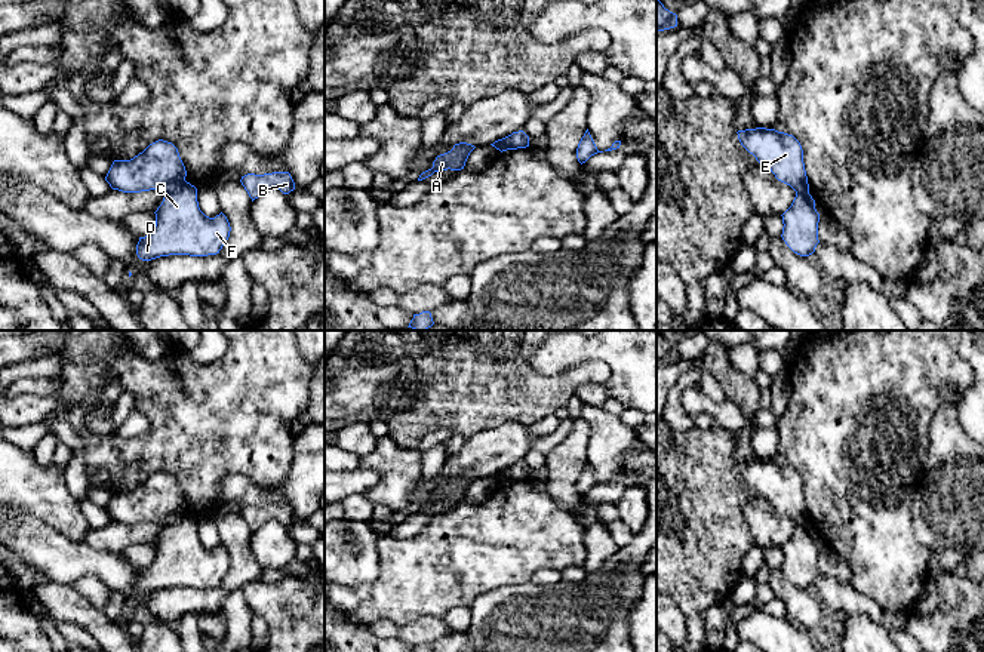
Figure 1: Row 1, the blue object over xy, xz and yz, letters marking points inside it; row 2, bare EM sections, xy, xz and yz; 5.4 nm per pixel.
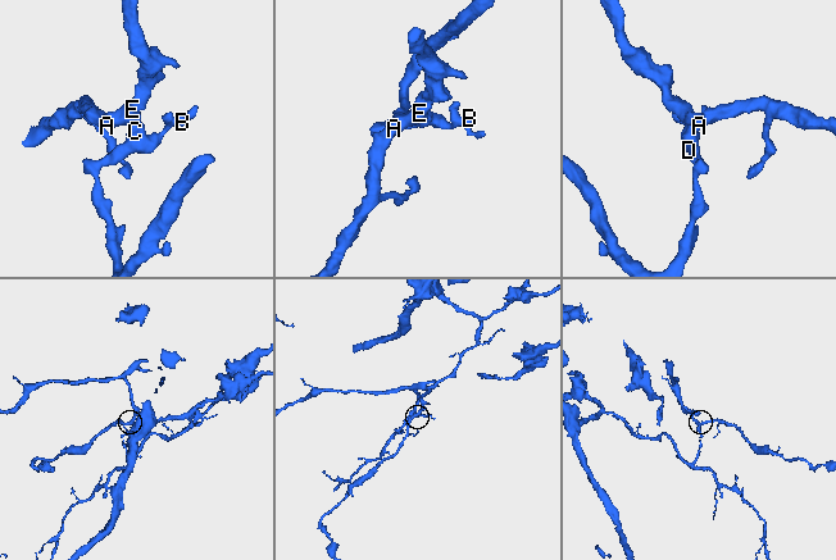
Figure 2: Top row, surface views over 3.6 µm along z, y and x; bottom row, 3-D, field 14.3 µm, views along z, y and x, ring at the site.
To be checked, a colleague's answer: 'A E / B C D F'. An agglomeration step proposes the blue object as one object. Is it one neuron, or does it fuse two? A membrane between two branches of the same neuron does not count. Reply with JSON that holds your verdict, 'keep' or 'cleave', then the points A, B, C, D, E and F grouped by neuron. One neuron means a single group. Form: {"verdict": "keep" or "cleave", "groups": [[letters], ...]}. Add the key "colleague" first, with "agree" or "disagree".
{"colleague": "agree", "verdict": "cleave", "groups": [["A", "E"], ["B", "C", "D", "F"]]}

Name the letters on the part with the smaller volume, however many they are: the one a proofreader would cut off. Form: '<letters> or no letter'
A, E

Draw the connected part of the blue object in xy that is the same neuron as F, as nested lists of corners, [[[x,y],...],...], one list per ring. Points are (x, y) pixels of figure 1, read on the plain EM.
[[[190,514],[164,526],[154,545],[154,562],[139,569],[136,576],[136,587],[142,593],[169,587],[216,587],[230,569],[227,548],[222,544],[215,550],[206,548],[199,539],[197,520]]]

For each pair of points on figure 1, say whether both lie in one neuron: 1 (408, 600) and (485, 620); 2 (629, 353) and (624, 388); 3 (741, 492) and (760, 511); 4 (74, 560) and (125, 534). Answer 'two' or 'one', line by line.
1: two
2: one
3: two
4: two

